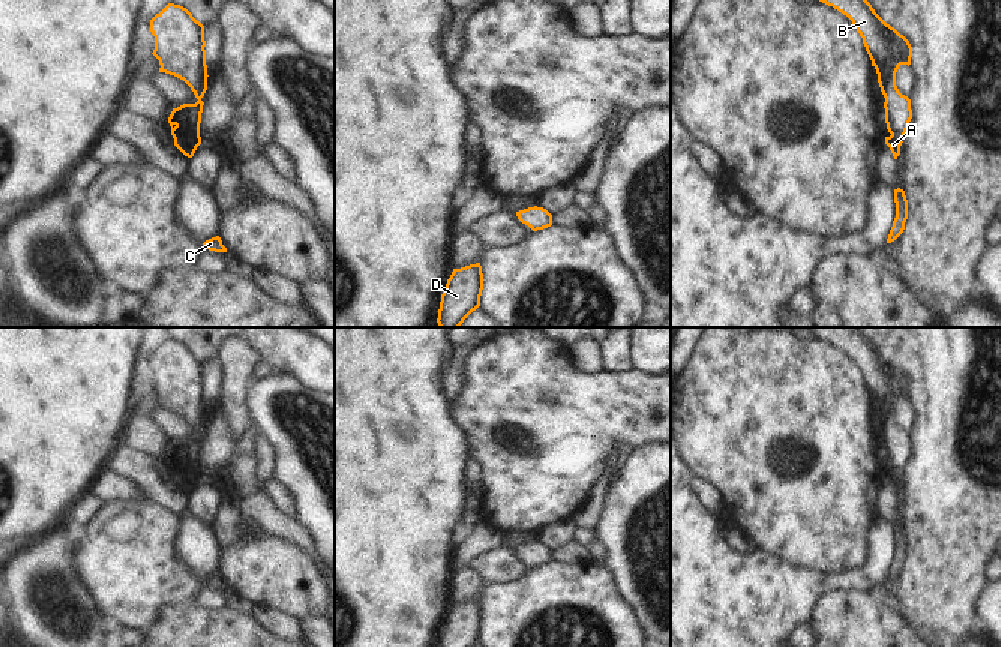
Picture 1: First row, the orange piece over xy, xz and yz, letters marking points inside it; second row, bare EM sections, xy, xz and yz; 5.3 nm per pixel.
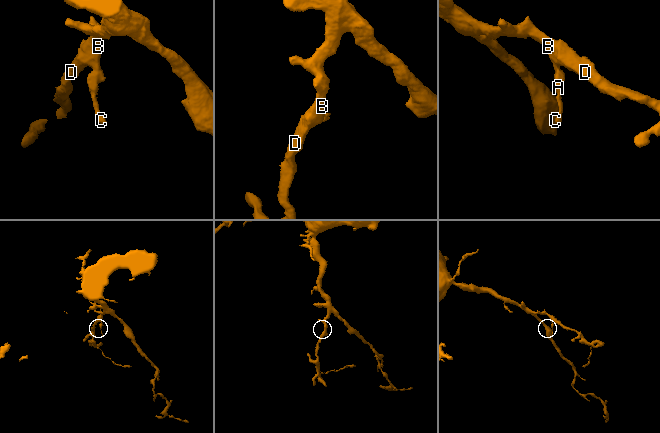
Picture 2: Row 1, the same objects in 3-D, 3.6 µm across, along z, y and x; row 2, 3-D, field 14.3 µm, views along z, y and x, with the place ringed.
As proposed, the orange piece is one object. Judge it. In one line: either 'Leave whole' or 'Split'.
Leave whole.

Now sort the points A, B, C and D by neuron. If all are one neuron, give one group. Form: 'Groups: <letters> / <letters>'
Groups: A B C D.

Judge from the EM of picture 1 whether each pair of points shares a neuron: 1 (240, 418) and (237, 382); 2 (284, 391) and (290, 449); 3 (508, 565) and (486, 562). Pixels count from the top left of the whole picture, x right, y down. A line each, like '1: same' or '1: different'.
1: same
2: same
3: same

